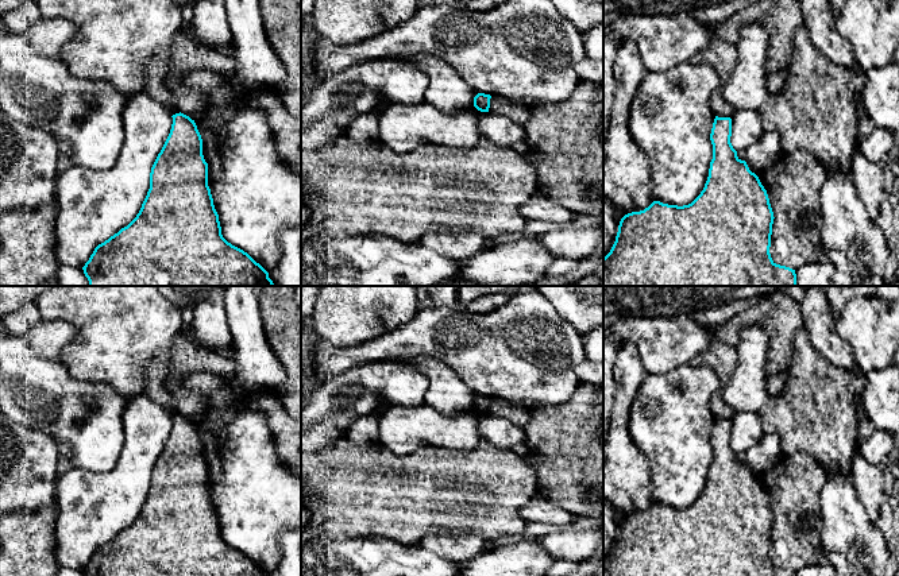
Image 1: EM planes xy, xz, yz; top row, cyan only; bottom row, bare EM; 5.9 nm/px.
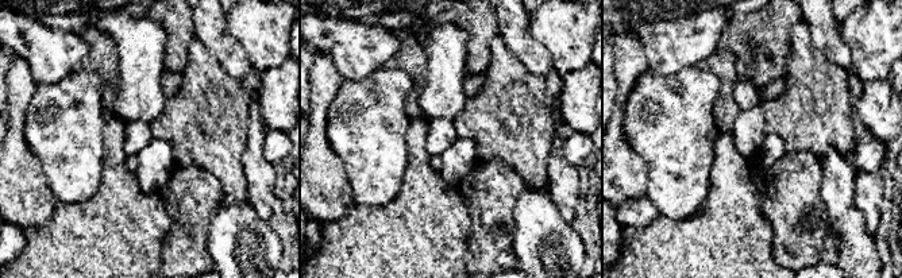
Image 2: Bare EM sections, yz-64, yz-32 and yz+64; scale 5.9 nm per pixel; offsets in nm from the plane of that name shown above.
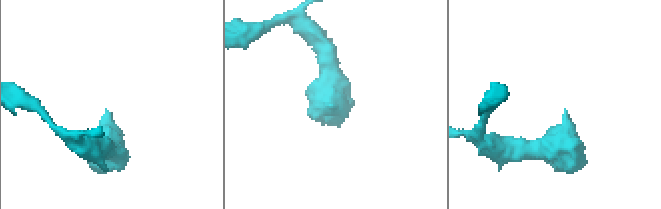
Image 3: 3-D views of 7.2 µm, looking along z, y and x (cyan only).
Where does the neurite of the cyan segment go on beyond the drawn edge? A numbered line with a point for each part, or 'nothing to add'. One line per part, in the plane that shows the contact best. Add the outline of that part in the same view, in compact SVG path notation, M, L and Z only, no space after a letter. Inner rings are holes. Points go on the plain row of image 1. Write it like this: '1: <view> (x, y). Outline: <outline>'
nothing to add

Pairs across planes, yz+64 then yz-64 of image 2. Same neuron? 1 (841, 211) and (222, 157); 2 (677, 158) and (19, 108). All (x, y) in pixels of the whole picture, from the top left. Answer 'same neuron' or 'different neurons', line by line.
1: different neurons
2: different neurons

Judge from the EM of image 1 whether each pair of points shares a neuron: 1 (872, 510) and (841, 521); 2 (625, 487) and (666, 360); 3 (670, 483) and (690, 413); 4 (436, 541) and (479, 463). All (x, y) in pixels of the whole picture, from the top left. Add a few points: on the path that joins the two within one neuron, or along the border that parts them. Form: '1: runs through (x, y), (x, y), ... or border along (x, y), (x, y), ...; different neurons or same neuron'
1: border along (852, 483), (859, 502), (875, 524); different neurons
2: border along (633, 344), (647, 372); different neurons
3: runs through (678, 466), (678, 430); same neuron
4: border along (471, 536), (427, 534), (416, 544); different neurons

